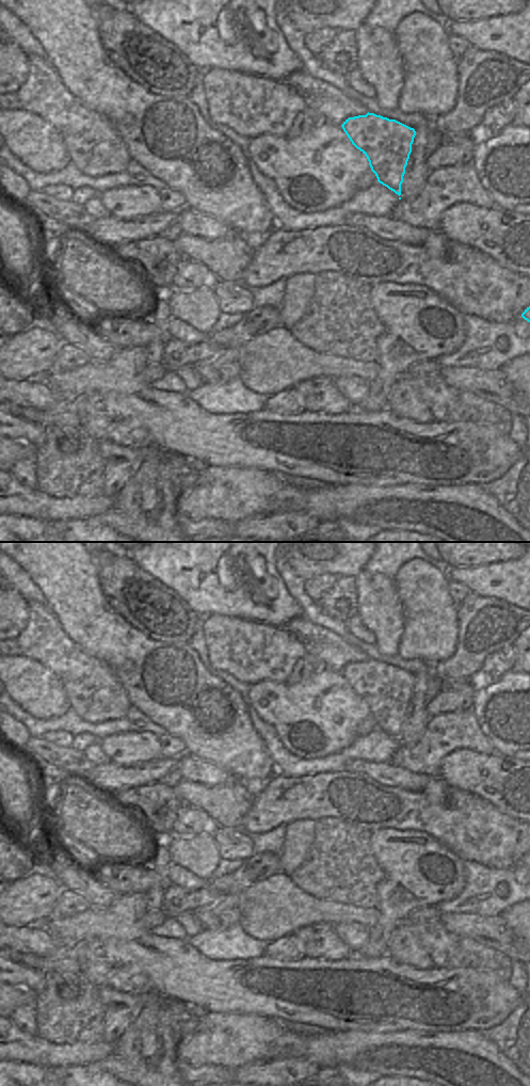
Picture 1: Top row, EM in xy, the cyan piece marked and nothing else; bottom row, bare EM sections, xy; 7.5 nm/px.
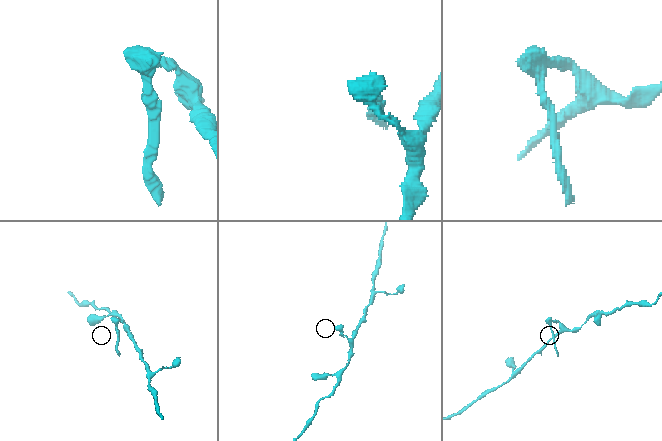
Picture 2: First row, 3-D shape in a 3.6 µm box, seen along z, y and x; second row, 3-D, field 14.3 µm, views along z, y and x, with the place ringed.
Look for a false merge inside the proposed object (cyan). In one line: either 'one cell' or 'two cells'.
two cells

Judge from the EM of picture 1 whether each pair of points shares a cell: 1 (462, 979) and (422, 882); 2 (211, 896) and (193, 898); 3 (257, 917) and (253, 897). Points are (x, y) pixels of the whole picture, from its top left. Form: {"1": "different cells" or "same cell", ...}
{"1": "different cells", "2": "same cell", "3": "same cell"}

